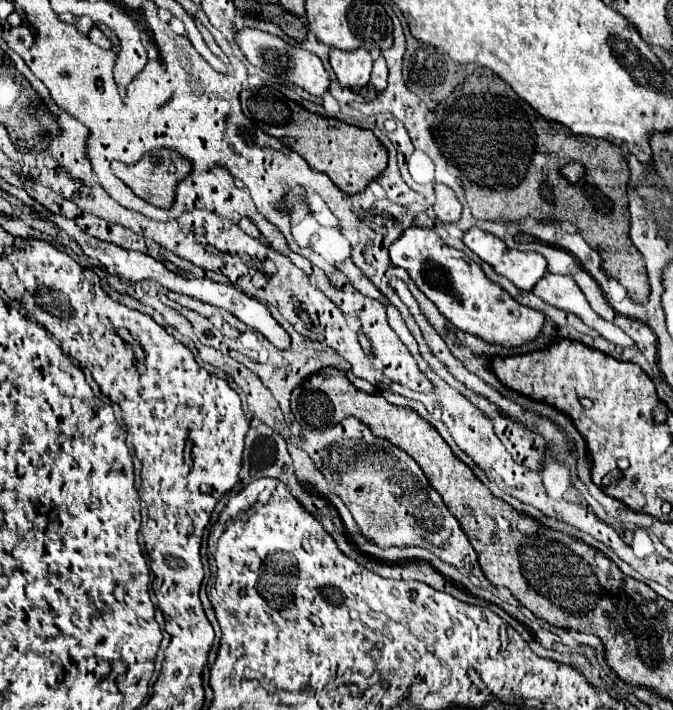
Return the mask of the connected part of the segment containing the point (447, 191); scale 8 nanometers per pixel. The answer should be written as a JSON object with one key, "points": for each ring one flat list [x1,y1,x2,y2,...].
{"points":[[435,184,435,214,439,222,457,222,461,216,461,204,455,192,445,184]]}

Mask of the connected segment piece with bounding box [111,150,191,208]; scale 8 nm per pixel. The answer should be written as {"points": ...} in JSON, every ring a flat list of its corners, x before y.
{"points":[[155,150,149,152,147,156,141,158,141,162,137,162,135,166,127,166,123,162,111,162,111,168,115,172,117,178,121,178,139,198,151,202,153,206,159,208,171,208,171,204,175,202,175,190,177,184,189,174,191,166,187,164,187,160,175,156,175,152,167,152,167,150]]}

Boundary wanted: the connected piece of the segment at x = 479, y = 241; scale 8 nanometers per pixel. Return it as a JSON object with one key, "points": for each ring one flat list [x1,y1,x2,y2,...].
{"points":[[471,228,463,236,463,242,483,262,491,264,497,274,509,278,519,290,535,288,535,284,549,272,547,260,541,254,511,250,503,240,479,228]]}

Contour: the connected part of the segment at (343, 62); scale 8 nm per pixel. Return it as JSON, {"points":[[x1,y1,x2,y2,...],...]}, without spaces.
{"points":[[331,50,329,54,331,68,339,80,341,86,347,88,361,88,369,82,371,68,373,68,373,58,367,50]]}

